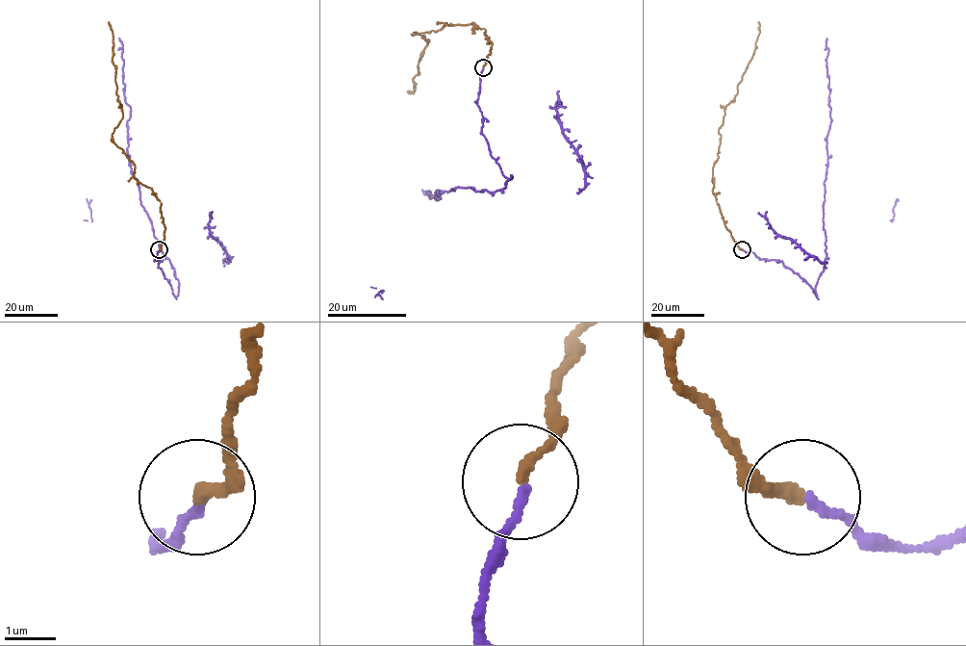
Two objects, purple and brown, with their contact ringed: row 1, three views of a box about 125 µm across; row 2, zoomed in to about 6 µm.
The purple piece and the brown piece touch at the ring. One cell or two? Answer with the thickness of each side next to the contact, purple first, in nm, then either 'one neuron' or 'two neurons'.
calibres 170 and 240 nm; one neuron

